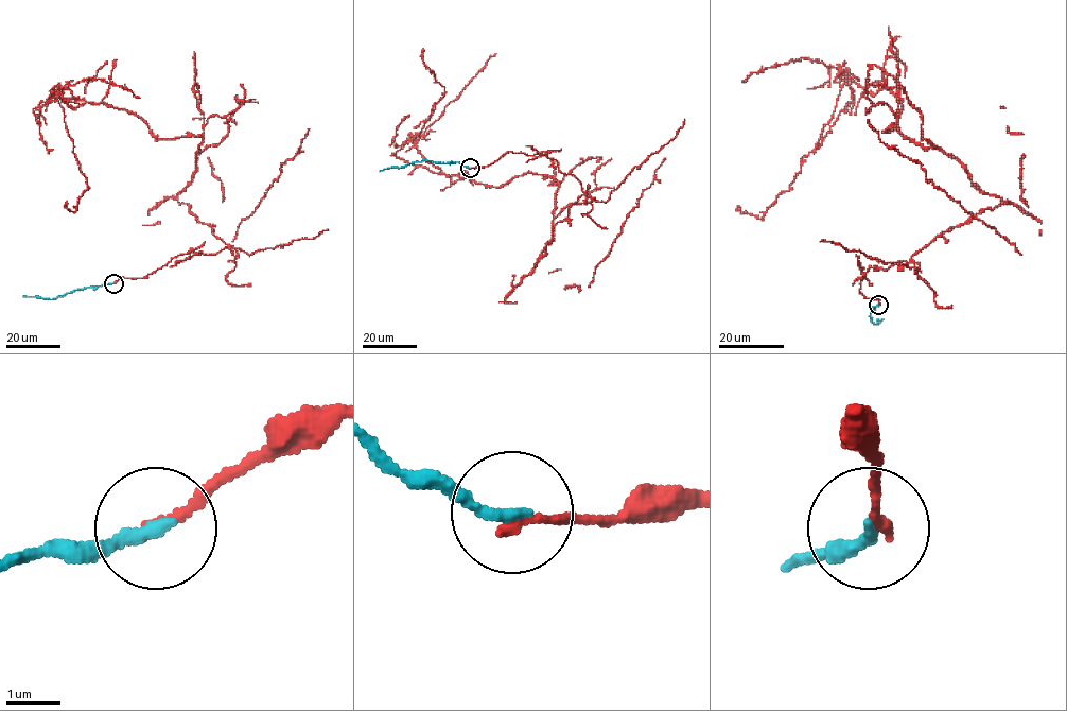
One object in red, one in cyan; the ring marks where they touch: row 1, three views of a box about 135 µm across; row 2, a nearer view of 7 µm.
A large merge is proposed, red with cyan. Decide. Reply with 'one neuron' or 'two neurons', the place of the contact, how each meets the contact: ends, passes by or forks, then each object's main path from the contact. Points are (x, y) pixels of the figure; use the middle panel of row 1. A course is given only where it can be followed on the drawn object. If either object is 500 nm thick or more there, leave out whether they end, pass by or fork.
two neurons | (470, 168) | red ends | cyan ends | red via (470, 168), (547, 152), (580, 183), (534, 270), (559, 184), (427, 161), (413, 139), (444, 92), (422, 51) | cyan via (470, 168), (458, 162), (423, 160), (379, 171)

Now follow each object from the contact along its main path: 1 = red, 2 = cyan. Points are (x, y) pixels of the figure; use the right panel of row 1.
1: (879, 305), (859, 266), (1000, 200), (885, 131), (889, 88), (844, 79), (788, 190), (738, 205)
2: (879, 305), (872, 308), (870, 315), (877, 324), (882, 318)

